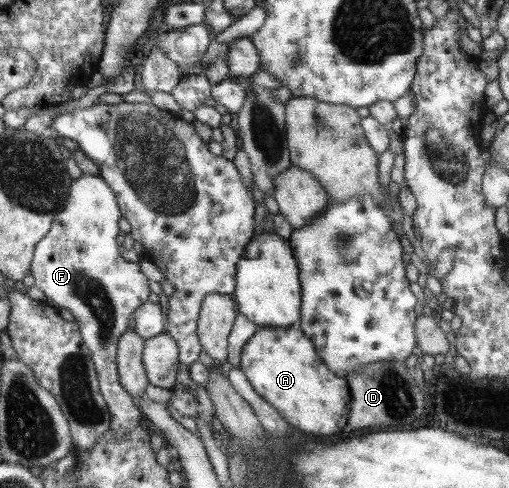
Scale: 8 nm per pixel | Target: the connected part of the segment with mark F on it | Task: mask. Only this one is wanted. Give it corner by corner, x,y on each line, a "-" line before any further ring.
85,174
75,181
67,209
59,214
51,233
39,244
31,270
36,280
35,286
42,289
48,300
52,301
56,307
70,310
80,325
83,337
94,354
102,392
113,415
111,429
116,431
118,441
140,426
143,417
142,412
134,405
133,399
128,391
124,390
119,379
119,368
116,362
119,340
126,333
132,312
148,301
150,294
149,280
140,271
140,266
130,264
130,262
126,264
124,260
120,260
122,256
120,256
116,236
120,234
118,221
121,217
122,211
119,209
116,191
112,190
101,175

